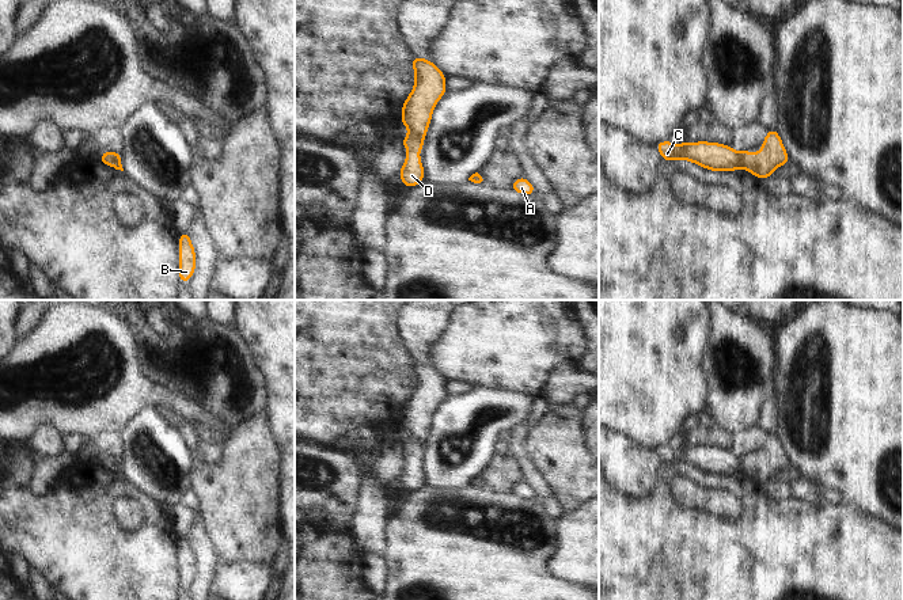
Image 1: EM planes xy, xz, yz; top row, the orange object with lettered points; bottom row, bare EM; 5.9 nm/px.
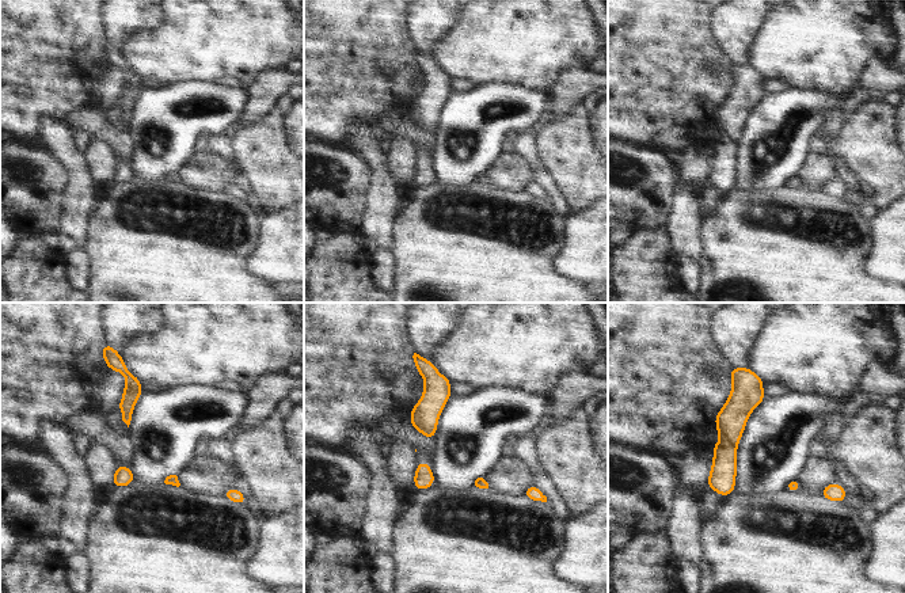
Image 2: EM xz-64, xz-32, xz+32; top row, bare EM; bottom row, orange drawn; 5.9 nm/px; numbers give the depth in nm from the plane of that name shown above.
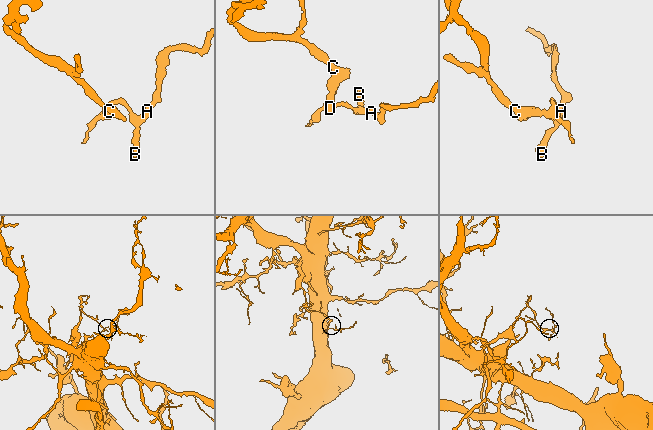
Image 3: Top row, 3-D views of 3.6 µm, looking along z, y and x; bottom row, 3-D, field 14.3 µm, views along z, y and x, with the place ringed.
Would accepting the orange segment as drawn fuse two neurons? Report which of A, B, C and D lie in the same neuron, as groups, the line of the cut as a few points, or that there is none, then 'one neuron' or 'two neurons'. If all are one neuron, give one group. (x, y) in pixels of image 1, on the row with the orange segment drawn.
groups A B D / C; cut yz (738, 152), (740, 166); two neurons

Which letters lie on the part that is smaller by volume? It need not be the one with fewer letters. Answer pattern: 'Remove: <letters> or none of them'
Remove: A, B, D

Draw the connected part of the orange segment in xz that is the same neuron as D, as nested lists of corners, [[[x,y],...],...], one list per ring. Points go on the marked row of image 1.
[[[410,132],[405,138],[402,138],[402,144],[409,153],[398,178],[402,179],[406,187],[413,187],[424,181],[424,167],[418,156],[418,152],[424,147],[424,140],[416,133]]]

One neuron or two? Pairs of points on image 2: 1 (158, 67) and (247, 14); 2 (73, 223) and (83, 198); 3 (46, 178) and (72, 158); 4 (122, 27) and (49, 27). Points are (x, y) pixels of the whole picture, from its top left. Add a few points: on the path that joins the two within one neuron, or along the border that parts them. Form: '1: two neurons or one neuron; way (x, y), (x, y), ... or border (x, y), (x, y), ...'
1: one neuron; way (179, 48), (197, 40), (225, 19)
2: one neuron; way (75, 217), (78, 204)
3: two neurons; border (46, 149), (67, 171), (63, 197)
4: two neurons; border (99, 14), (102, 31), (106, 37)

